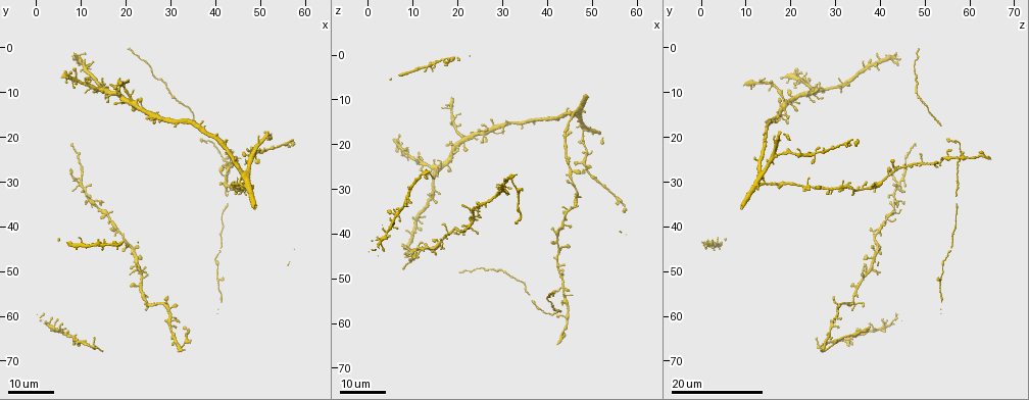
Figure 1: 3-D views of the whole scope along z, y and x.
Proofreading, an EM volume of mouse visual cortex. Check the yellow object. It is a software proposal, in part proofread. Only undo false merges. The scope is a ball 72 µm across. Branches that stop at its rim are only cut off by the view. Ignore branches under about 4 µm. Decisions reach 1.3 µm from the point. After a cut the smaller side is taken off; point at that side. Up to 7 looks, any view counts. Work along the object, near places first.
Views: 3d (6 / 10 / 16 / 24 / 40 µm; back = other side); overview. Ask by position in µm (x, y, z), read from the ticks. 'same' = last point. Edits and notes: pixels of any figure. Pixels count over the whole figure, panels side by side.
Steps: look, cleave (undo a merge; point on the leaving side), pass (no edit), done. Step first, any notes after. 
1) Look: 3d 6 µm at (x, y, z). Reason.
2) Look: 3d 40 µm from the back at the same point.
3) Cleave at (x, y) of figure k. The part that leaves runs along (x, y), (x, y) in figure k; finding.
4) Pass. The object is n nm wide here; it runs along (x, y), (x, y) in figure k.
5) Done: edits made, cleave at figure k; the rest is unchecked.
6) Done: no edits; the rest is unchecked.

Look: 3d 16 µm at (42.0, 24.5, 58.0). Arms part here.

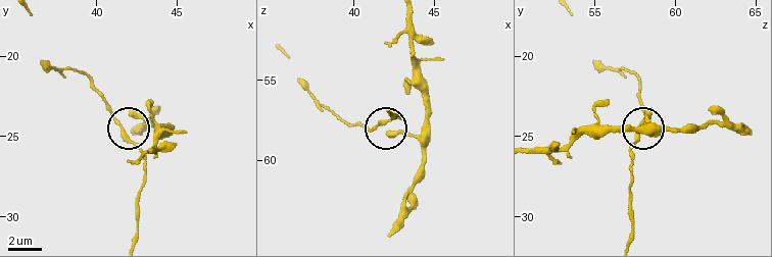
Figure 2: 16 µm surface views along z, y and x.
Look: 3d 10 µm at (41.4, 24.2, 57.8).

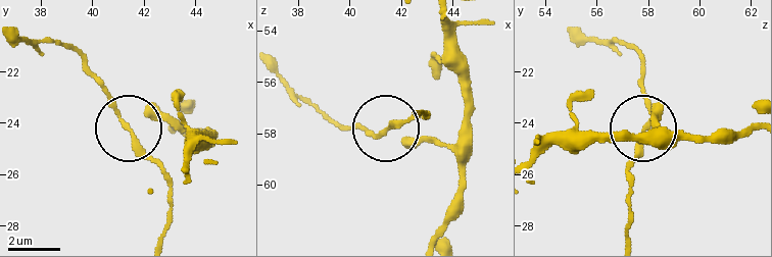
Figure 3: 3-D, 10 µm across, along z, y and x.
Pass. The object is 150 nm wide here; all the same cell.

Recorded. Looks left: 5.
Look: 3d 16 µm at (42.5, 28.5, 42.5).

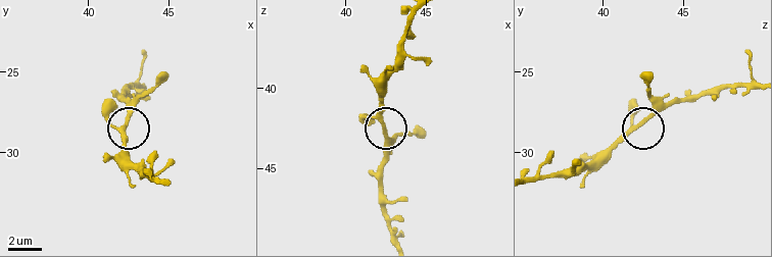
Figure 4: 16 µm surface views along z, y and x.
Look: 3d 6 µm at (42.5, 28.3, 42.3). Zoom in.

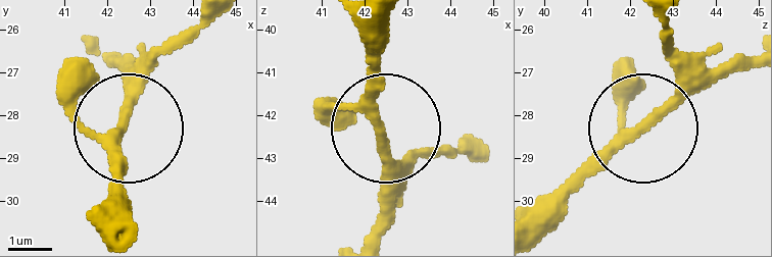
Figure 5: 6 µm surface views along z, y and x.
Pass. It runs along (391, 27), (380, 59), (380, 209) in figure 5; one cell here.

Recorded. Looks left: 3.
Look: 3d 16 µm at (10.0, 30.5, 44.0). Four arms meet.

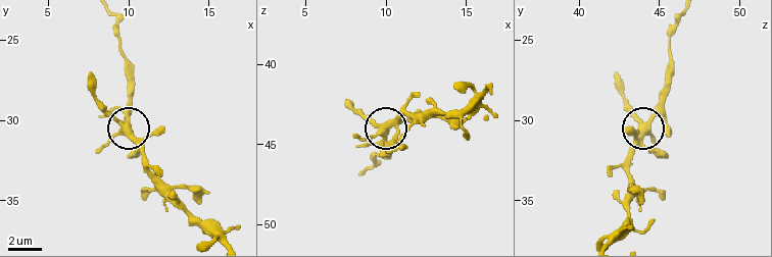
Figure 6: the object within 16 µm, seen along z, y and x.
Look: 3d 6 µm at (9.8, 30.5, 43.8). Closer look.

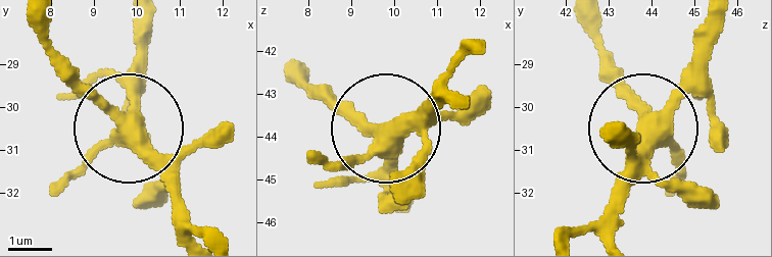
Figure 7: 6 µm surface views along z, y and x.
Look: 3d 6 µm from the back at (9.75, 30.45, 43.90).

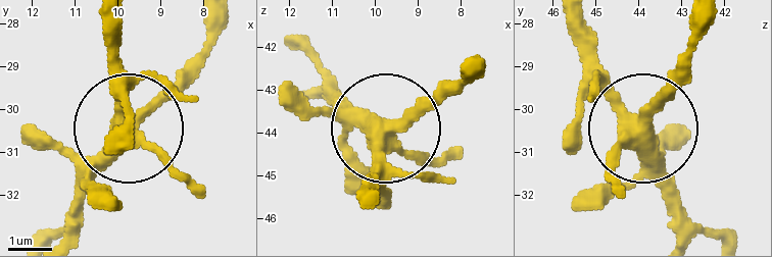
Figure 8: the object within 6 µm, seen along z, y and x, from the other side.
Pass. The object is 370 nm wide here; one cell here.

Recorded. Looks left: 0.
Done: no edits; the rest is unchecked.

